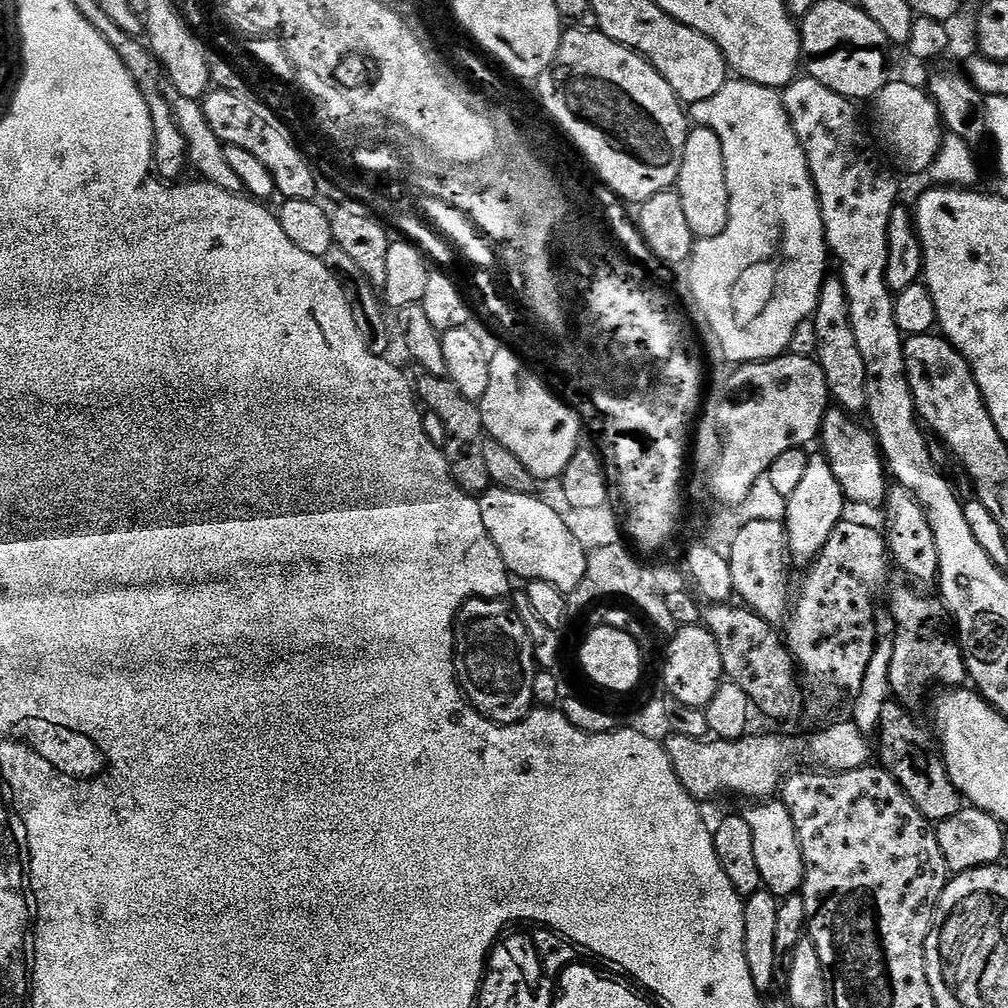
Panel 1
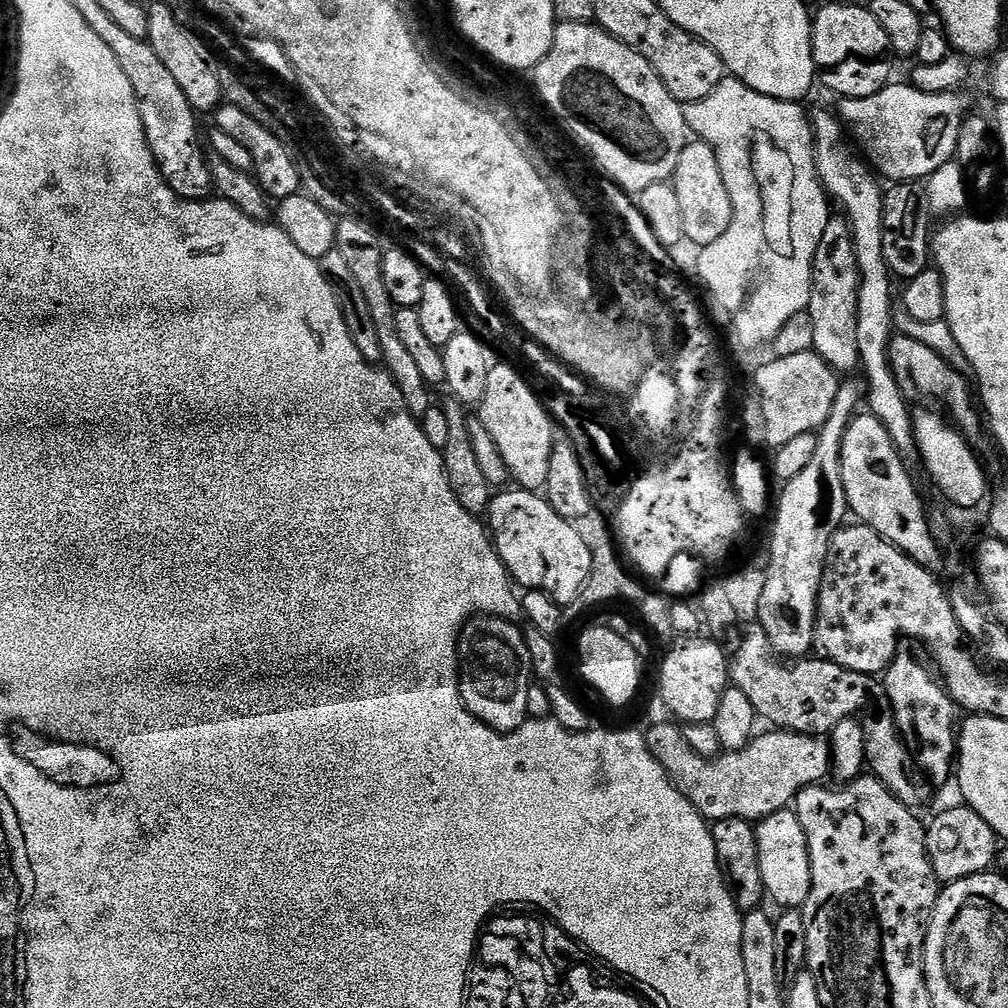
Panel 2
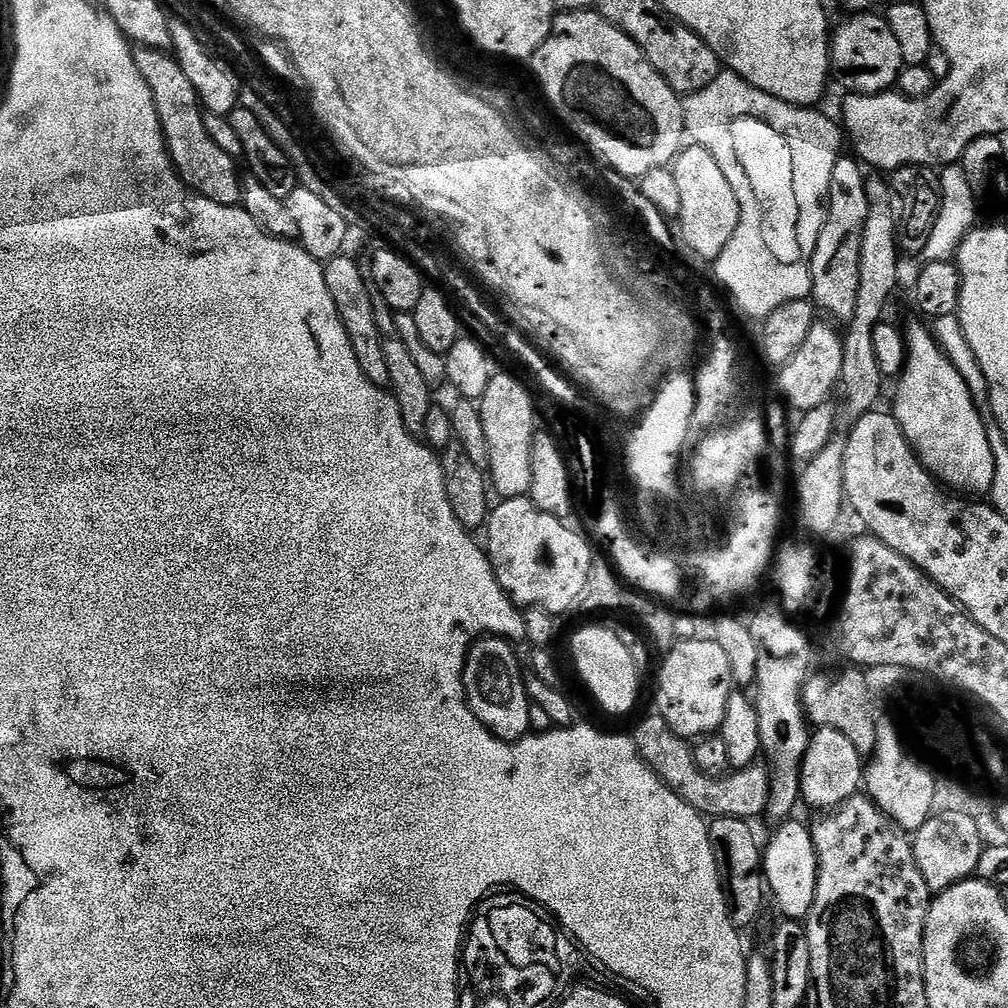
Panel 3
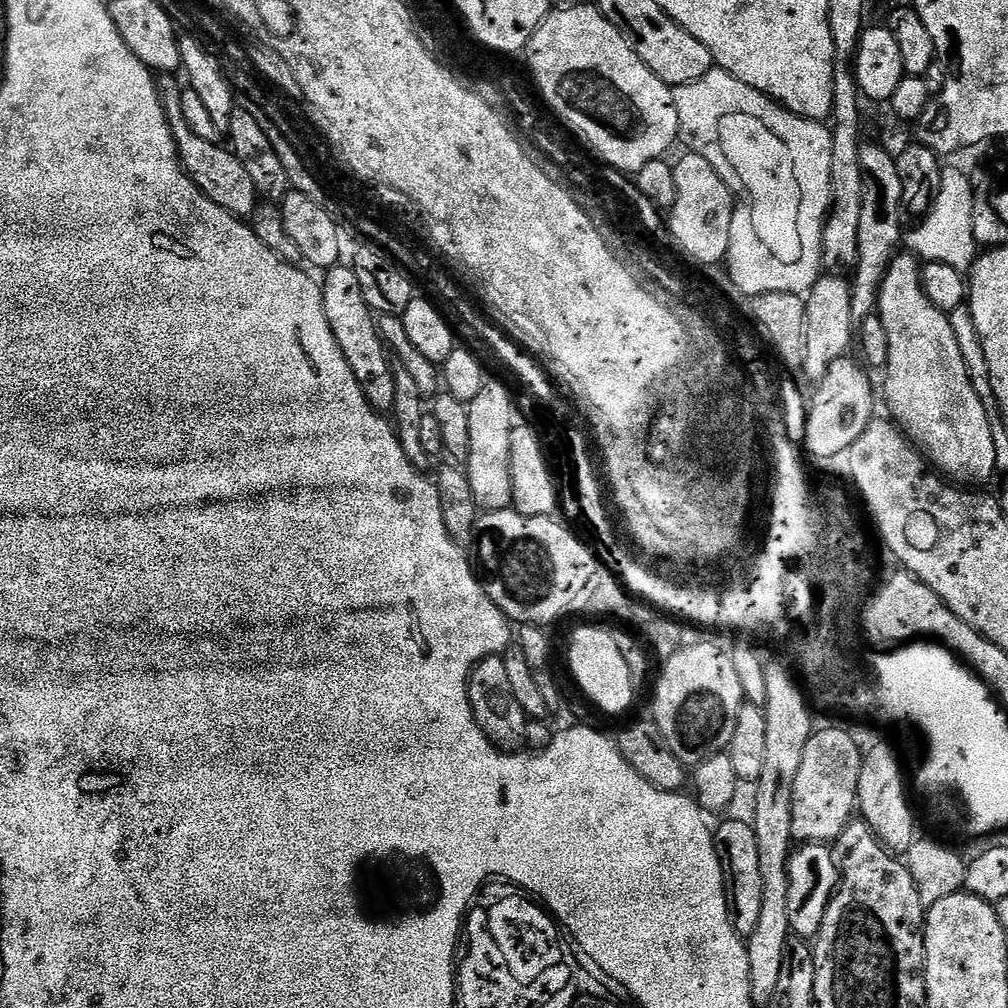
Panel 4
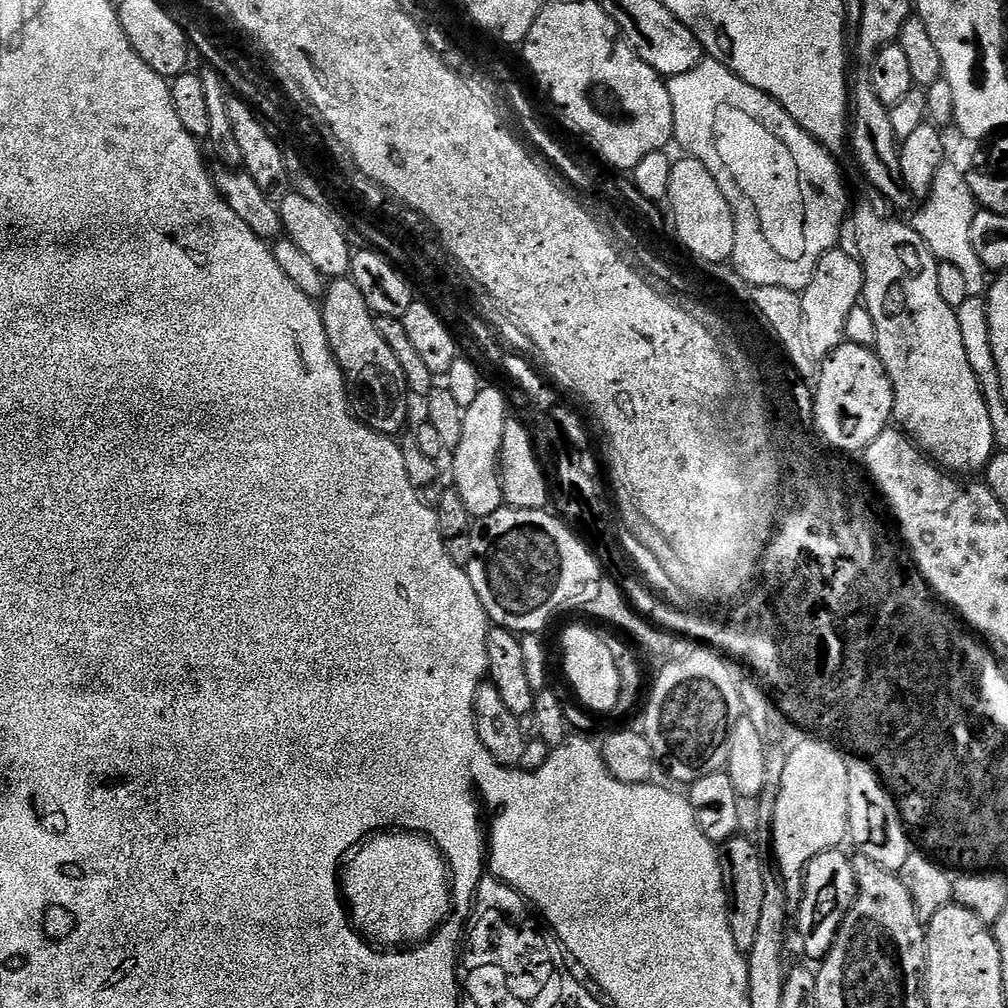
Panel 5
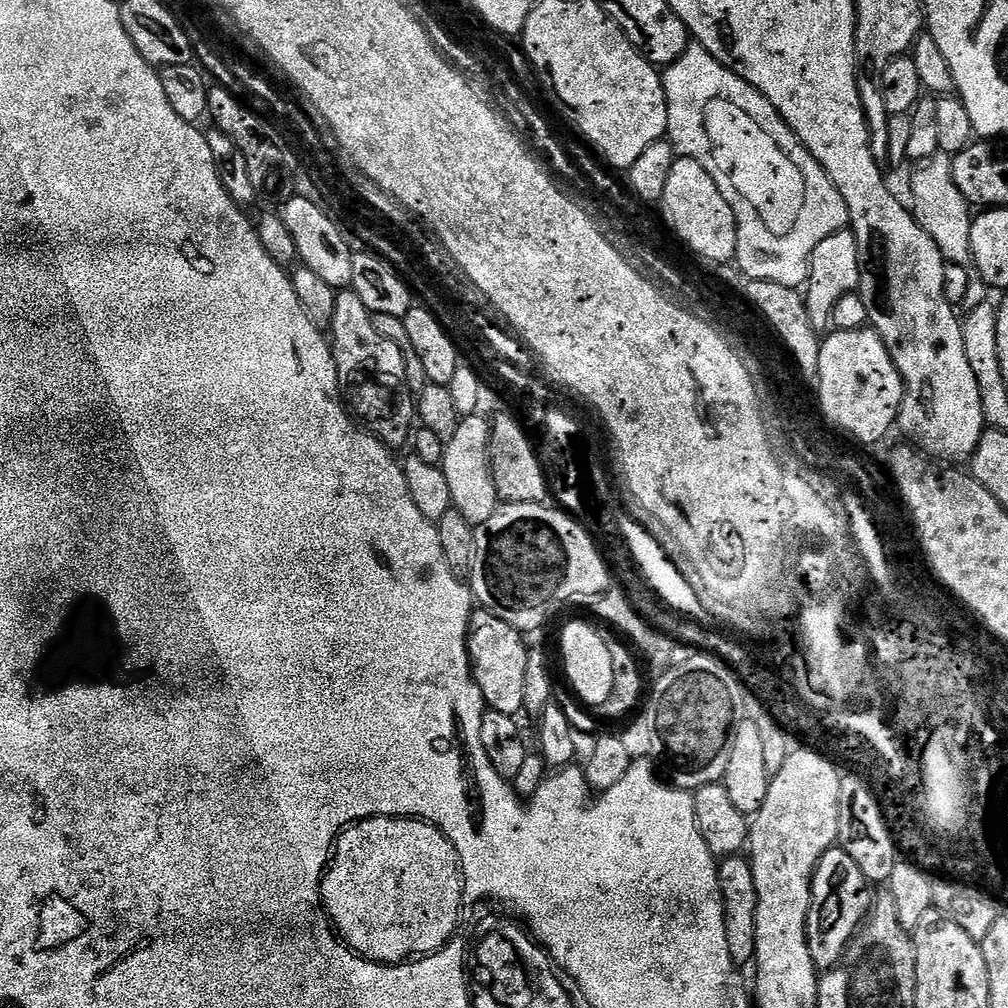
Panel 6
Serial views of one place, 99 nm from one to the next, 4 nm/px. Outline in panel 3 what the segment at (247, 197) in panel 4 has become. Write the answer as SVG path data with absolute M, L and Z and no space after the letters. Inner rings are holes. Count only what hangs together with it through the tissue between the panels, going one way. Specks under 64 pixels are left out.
M137 47L134 52L138 74L150 86L150 94L154 102L154 110L158 114L158 122L162 126L164 141L168 147L168 157L176 175L188 185L198 196L205 196L210 202L218 202L222 206L237 207L240 204L242 176L236 173L237 161L226 150L218 150L218 145L210 134L206 134L204 117L200 101L196 99L194 86L190 86L190 78L182 74L182 66L178 66L176 57L167 51Z

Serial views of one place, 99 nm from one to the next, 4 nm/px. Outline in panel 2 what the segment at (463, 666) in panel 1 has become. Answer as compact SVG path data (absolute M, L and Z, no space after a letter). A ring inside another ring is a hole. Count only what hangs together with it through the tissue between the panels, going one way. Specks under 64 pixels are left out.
M481 614L460 631L458 649L460 696L464 705L489 728L505 734L516 731L529 719L526 698L534 683L524 632L512 624L515 623L508 618Z

